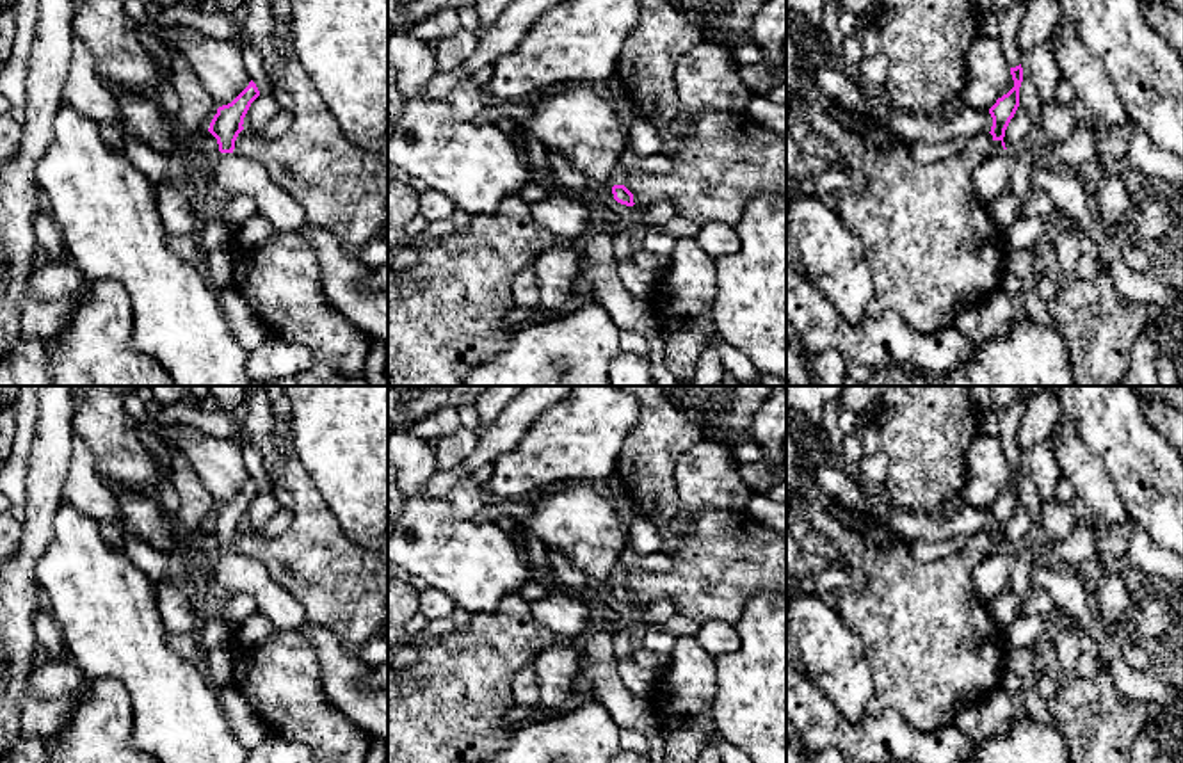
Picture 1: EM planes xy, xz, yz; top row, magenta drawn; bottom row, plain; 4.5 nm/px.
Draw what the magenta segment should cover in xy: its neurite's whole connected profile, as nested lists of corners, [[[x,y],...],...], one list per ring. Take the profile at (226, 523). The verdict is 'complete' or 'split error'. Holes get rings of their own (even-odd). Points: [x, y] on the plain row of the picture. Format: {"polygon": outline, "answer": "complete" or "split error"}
{"polygon": [[[251,478],[249,484],[231,502],[217,507],[208,530],[217,537],[221,551],[233,551],[235,539],[244,528],[244,516],[258,494],[260,489]]], "answer": "complete"}

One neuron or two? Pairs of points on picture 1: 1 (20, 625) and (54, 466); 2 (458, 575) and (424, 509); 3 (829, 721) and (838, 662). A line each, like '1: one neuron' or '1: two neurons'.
1: one neuron
2: one neuron
3: two neurons

